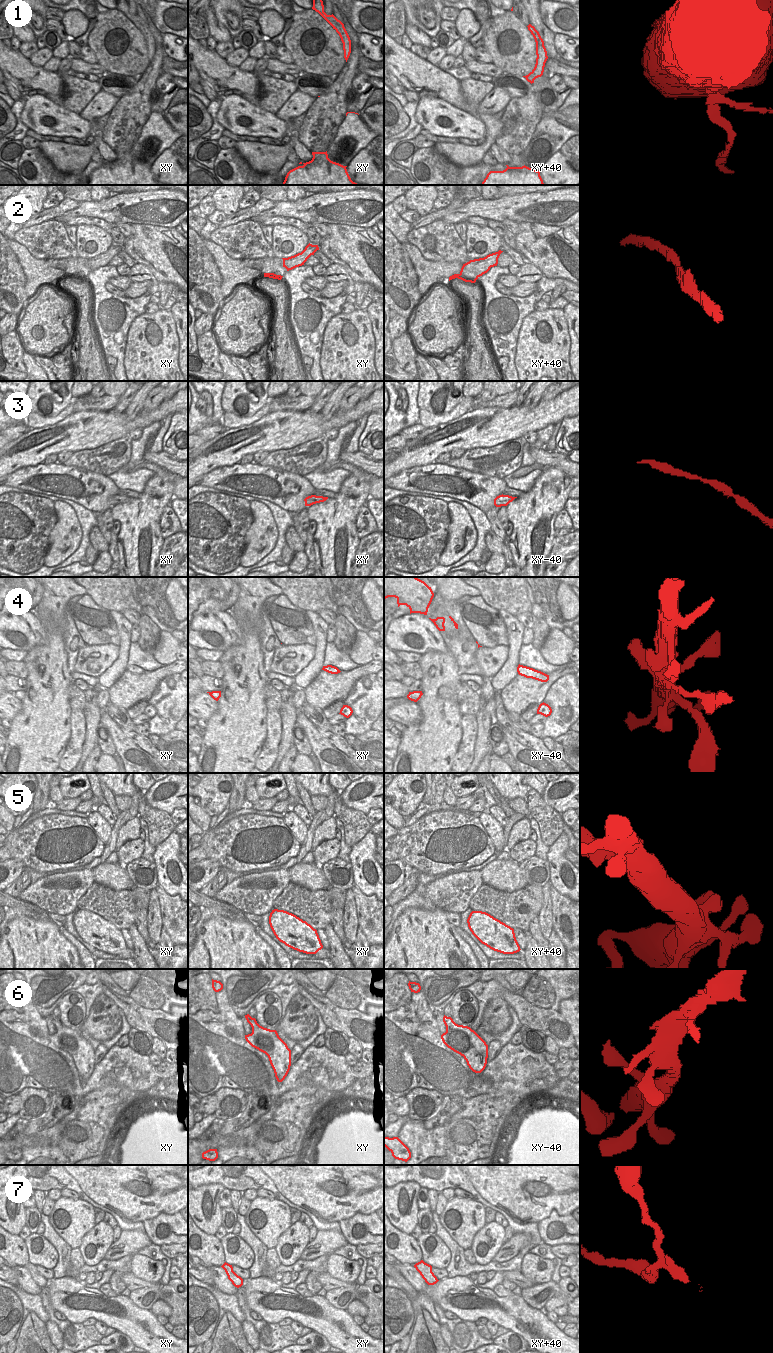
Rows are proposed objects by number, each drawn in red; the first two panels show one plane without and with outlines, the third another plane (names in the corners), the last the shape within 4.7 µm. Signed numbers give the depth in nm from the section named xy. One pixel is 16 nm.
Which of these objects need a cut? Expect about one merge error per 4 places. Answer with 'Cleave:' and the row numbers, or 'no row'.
Cleave: 1

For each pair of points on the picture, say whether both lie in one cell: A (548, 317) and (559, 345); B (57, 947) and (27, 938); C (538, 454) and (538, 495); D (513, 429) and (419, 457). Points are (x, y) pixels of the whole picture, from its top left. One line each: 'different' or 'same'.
A: same
B: same
C: different
D: same

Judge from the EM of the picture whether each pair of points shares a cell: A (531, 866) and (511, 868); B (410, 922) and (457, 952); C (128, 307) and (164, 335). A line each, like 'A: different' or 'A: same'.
A: different
B: same
C: different

